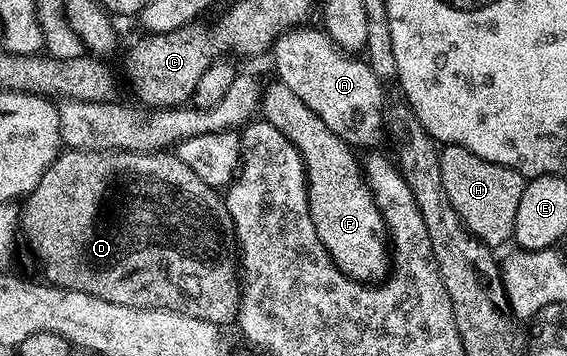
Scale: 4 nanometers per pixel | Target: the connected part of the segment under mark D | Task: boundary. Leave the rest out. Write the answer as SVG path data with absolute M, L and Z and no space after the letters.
M67 149L41 175L41 183L27 194L25 204L21 227L41 257L48 282L91 293L109 303L177 311L217 327L238 318L241 262L226 200L216 186L197 179L174 152Z

